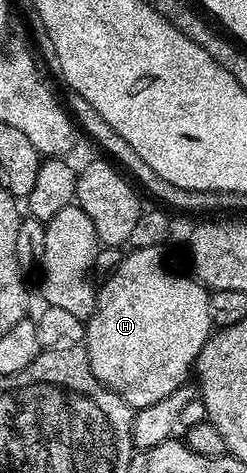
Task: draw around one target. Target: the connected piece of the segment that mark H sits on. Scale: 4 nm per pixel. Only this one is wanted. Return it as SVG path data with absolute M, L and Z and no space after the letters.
M149 247L142 250L134 249L129 252L129 255L122 257L116 268L114 268L112 274L104 279L100 283L97 290L97 303L93 309L93 314L87 319L87 325L89 326L85 330L85 342L83 341L83 349L85 355L89 357L89 363L91 364L91 372L95 372L97 379L103 383L103 385L109 389L115 391L117 395L123 399L128 406L134 408L140 408L142 406L150 406L151 404L159 404L159 400L163 400L163 396L171 396L171 392L175 392L179 387L186 385L188 376L190 377L191 371L194 369L199 352L203 348L203 344L210 336L211 327L213 321L209 315L209 296L210 291L206 290L196 278L185 274L173 274L171 267L165 263L162 247Z

